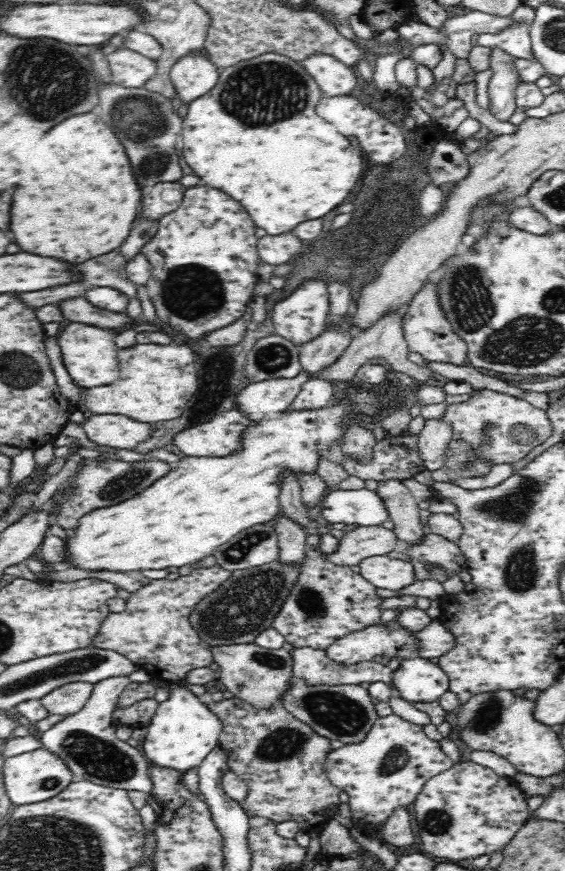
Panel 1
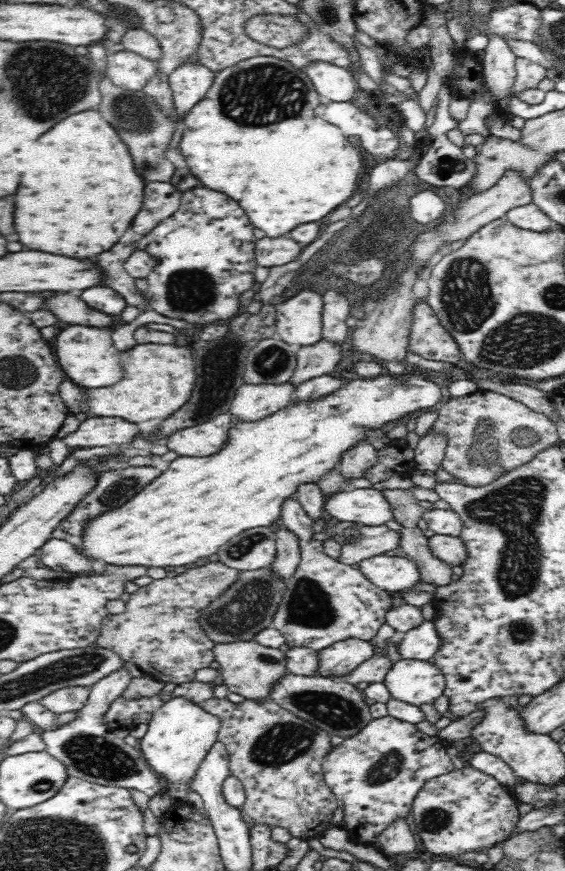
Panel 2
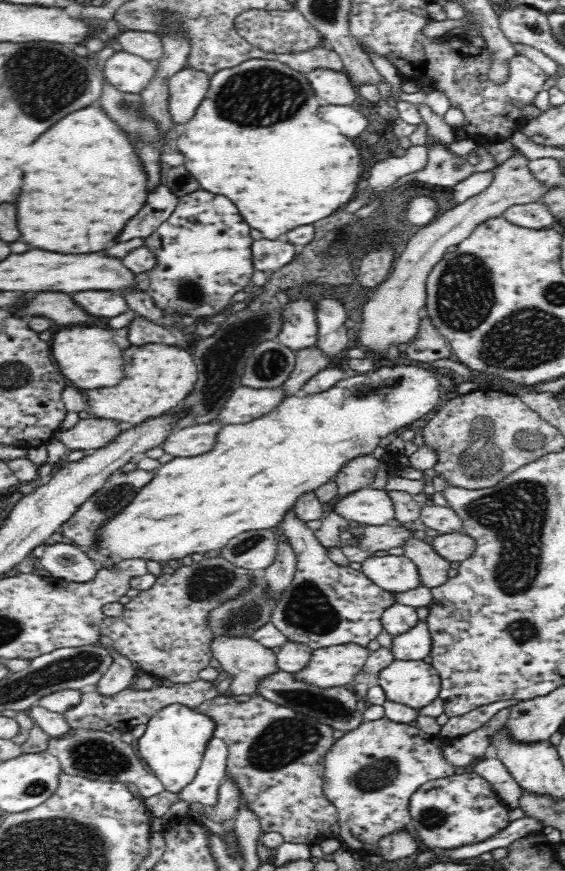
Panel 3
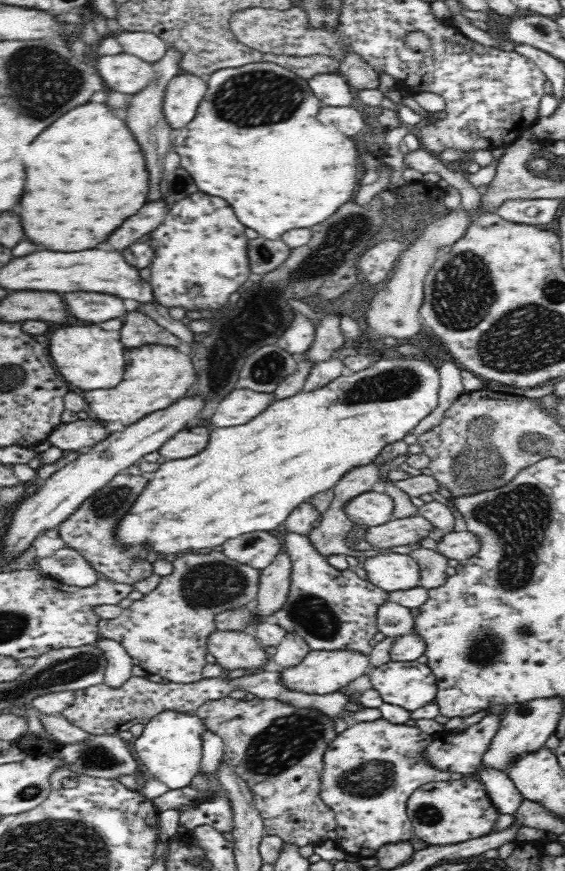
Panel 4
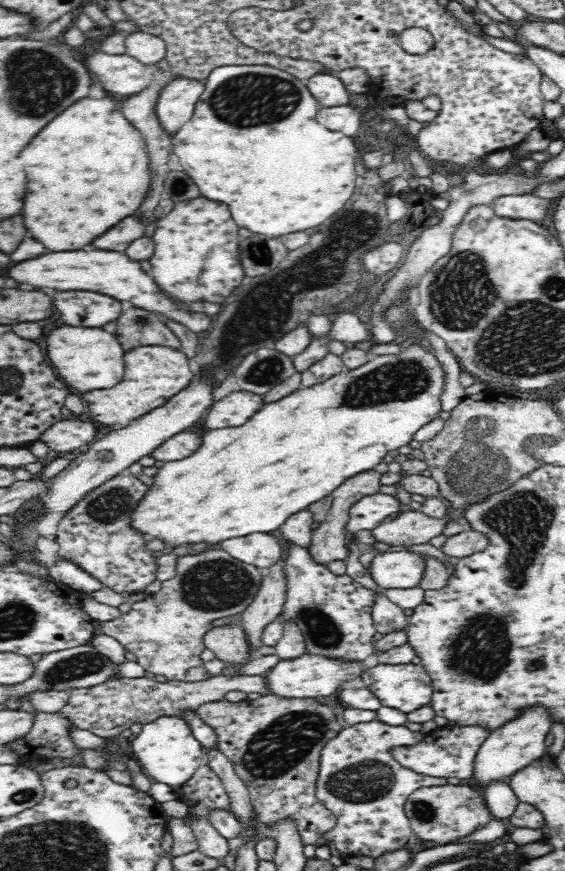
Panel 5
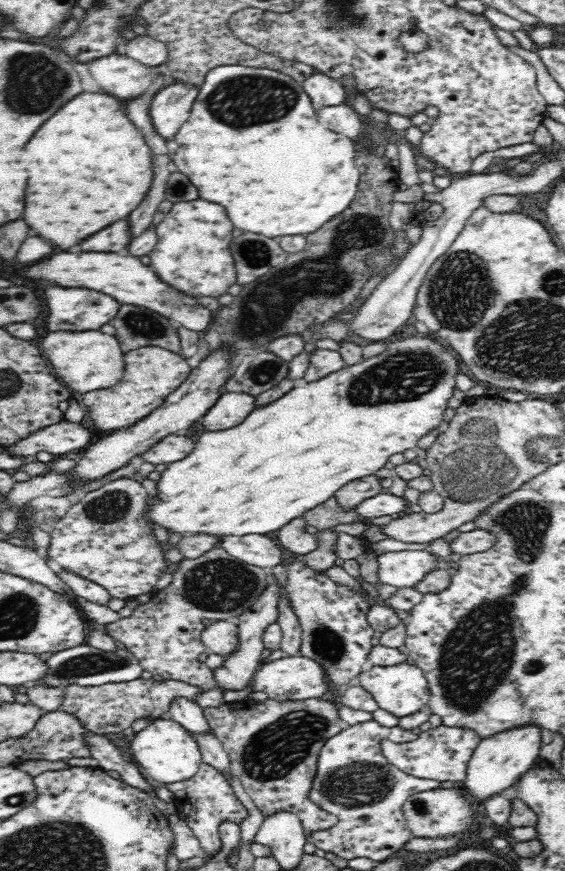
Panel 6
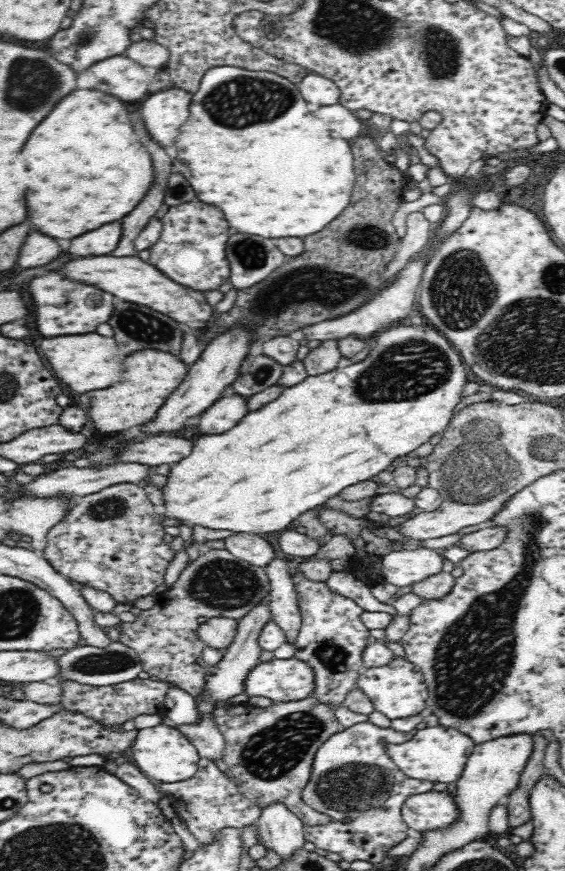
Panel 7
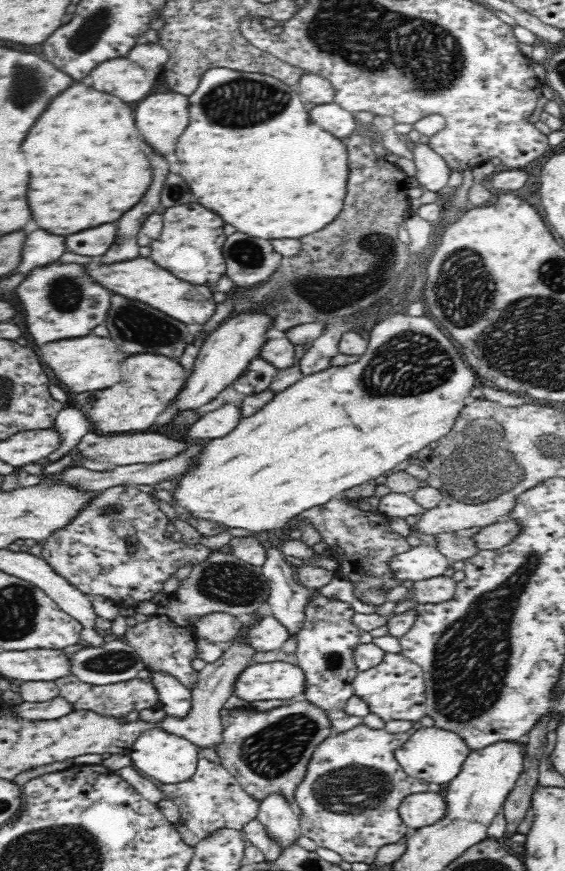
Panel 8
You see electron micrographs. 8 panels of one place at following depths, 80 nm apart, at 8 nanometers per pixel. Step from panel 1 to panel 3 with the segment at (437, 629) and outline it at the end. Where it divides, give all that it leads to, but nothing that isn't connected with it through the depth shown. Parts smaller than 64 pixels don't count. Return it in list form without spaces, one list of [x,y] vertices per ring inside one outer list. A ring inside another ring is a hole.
[[[420,621],[410,631],[393,637],[392,653],[394,659],[422,660],[432,654],[432,633],[428,622]]]

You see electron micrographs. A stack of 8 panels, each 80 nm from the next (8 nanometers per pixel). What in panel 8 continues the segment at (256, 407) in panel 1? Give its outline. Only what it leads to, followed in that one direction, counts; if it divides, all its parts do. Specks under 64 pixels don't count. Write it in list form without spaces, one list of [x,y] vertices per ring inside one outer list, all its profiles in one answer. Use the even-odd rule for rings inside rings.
[[[228,402],[220,405],[218,409],[206,412],[189,427],[188,434],[201,441],[208,438],[222,438],[234,430],[242,418],[241,405]]]

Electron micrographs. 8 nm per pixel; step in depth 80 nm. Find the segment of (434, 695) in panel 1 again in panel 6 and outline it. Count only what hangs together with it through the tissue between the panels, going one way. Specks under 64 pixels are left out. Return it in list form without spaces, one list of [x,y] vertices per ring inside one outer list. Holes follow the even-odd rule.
[[[407,663],[379,665],[362,671],[359,677],[361,687],[372,694],[379,707],[396,716],[408,716],[408,714],[414,714],[414,712],[428,707],[430,701],[428,680],[424,671],[418,666],[410,666]]]

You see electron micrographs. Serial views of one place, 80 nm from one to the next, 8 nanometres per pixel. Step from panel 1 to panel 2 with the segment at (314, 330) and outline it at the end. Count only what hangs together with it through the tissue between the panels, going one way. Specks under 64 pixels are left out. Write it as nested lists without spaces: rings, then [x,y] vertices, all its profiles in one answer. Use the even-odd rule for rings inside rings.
[[[304,288],[275,305],[276,336],[297,348],[322,339],[323,293]]]

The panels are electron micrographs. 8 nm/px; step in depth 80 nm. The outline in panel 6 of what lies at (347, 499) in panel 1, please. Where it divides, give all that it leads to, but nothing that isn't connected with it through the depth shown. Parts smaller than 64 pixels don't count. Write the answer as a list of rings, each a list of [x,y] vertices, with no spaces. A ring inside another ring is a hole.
[[[392,493],[376,494],[372,498],[362,500],[358,506],[353,508],[362,516],[361,520],[341,524],[338,526],[338,530],[352,536],[359,536],[373,524],[374,518],[386,516],[386,514],[394,517],[403,514],[403,510],[406,510],[406,504],[410,504],[406,498],[395,496]]]

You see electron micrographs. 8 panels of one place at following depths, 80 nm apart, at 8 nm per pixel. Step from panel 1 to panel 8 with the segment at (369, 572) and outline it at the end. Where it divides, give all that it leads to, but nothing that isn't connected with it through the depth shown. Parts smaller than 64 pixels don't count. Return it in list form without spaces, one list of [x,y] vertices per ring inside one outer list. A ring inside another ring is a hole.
[[[427,543],[411,547],[402,554],[394,554],[390,556],[388,562],[392,577],[402,583],[406,580],[418,582],[442,576],[449,565],[451,565],[450,560],[434,545]]]

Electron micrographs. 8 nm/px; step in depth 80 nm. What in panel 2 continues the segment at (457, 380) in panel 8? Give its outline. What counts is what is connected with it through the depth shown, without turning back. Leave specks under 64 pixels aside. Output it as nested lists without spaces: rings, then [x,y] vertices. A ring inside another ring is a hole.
[[[389,373],[377,376],[375,379],[362,379],[354,376],[350,376],[345,380],[345,383],[335,392],[328,396],[322,397],[315,401],[302,401],[296,404],[290,404],[284,410],[276,412],[267,418],[257,420],[254,422],[241,422],[236,426],[233,426],[227,434],[227,443],[220,449],[216,454],[206,455],[203,457],[177,457],[175,460],[169,462],[169,467],[164,471],[158,478],[155,478],[148,486],[145,486],[138,494],[132,497],[132,500],[128,500],[124,506],[118,506],[109,510],[108,512],[102,512],[94,518],[90,518],[82,530],[81,536],[81,547],[76,547],[82,555],[86,557],[90,556],[90,563],[95,560],[104,560],[107,565],[116,566],[142,566],[147,569],[151,566],[157,566],[165,568],[167,566],[184,566],[192,564],[200,558],[208,557],[210,554],[216,553],[216,550],[226,544],[232,536],[240,534],[242,530],[248,530],[248,528],[256,528],[256,526],[270,526],[274,524],[278,518],[280,518],[280,508],[282,508],[282,502],[292,496],[298,488],[298,484],[302,482],[318,482],[322,474],[326,474],[326,470],[336,466],[336,462],[341,459],[342,452],[348,450],[352,444],[356,444],[358,440],[366,440],[366,430],[370,428],[384,428],[388,422],[394,422],[398,418],[406,418],[411,415],[412,412],[422,412],[427,409],[432,409],[440,402],[442,394],[440,393],[440,386],[430,381],[430,379],[424,376],[415,376],[413,373],[408,373],[405,376],[392,376]]]

